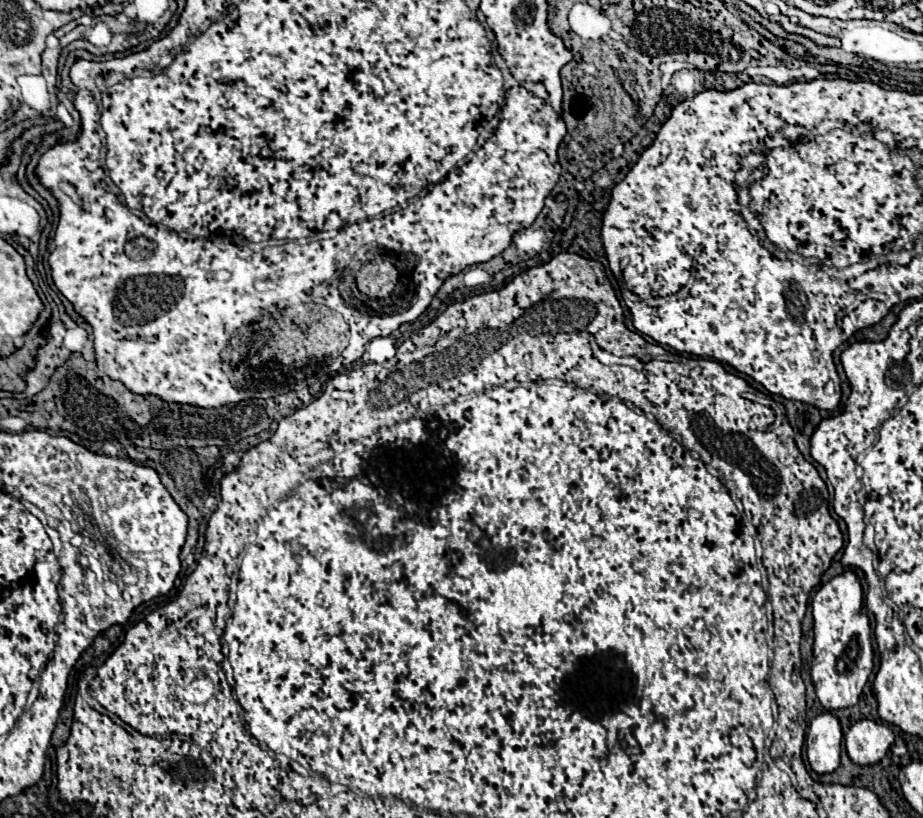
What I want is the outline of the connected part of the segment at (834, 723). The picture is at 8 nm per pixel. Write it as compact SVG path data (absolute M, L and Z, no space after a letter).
M824 712L810 724L806 736L806 758L816 774L830 774L840 766L842 728L836 716Z

